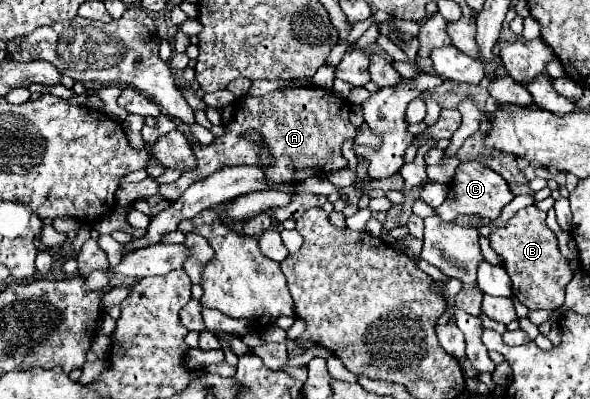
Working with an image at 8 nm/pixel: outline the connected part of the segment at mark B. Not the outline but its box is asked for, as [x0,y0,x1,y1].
[491,205,573,311]

